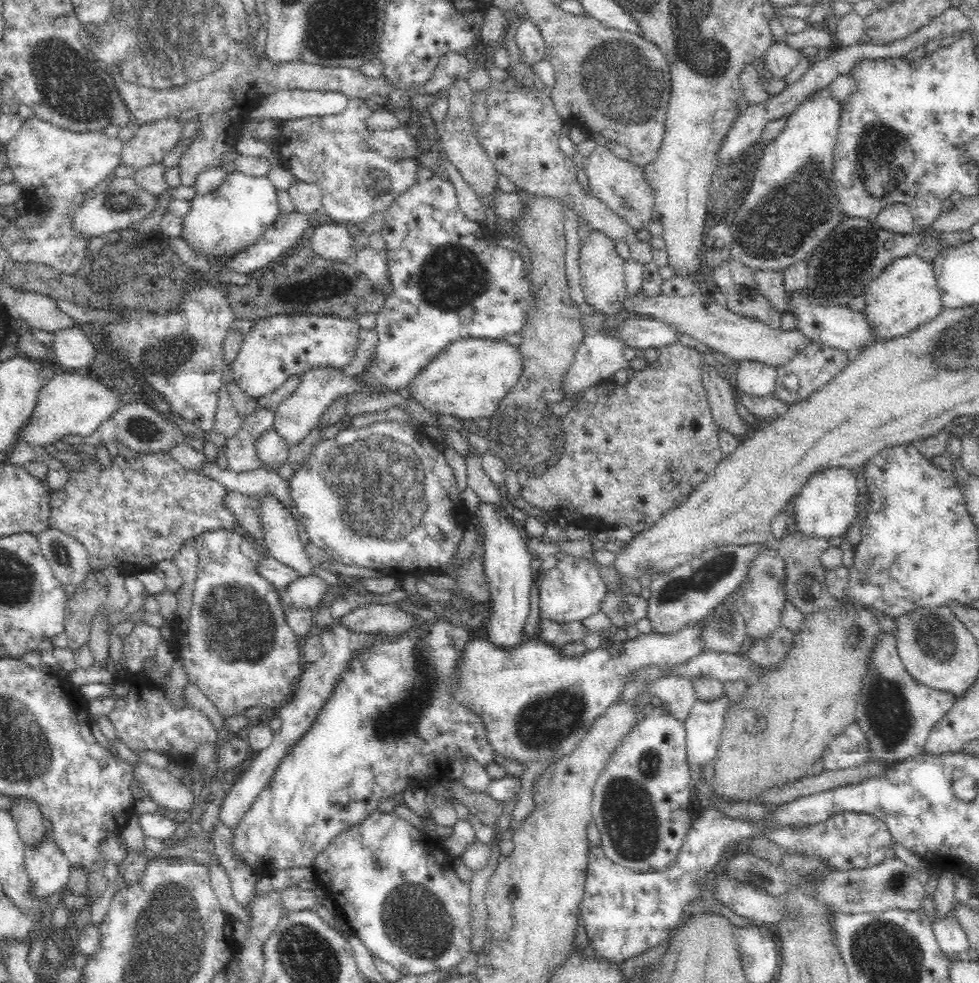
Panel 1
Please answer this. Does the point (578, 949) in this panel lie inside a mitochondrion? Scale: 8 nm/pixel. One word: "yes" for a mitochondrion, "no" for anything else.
no

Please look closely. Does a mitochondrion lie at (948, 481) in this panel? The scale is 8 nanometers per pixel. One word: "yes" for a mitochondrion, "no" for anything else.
no

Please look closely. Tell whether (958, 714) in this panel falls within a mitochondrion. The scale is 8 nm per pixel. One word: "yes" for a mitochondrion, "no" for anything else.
no

